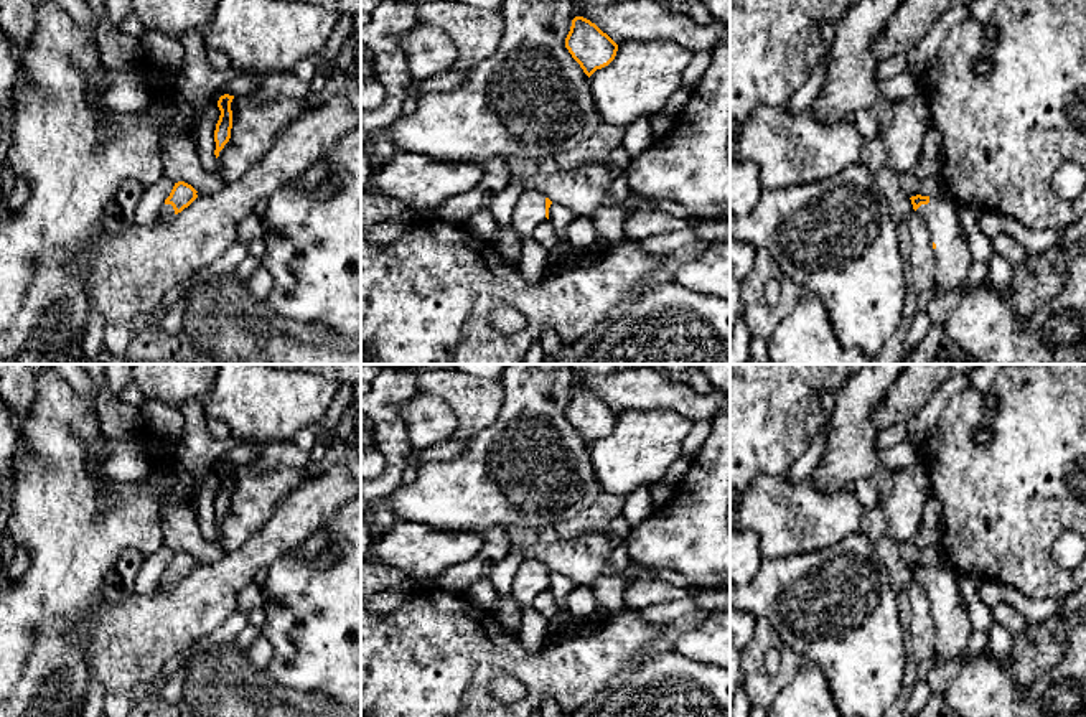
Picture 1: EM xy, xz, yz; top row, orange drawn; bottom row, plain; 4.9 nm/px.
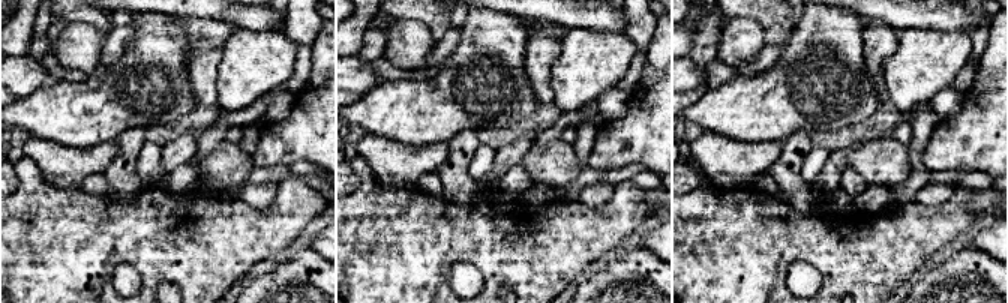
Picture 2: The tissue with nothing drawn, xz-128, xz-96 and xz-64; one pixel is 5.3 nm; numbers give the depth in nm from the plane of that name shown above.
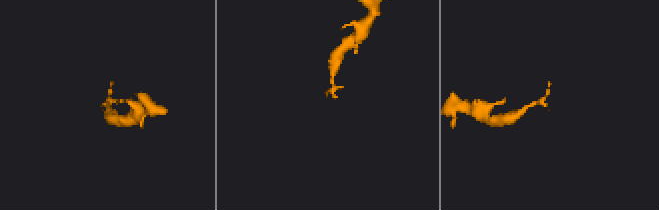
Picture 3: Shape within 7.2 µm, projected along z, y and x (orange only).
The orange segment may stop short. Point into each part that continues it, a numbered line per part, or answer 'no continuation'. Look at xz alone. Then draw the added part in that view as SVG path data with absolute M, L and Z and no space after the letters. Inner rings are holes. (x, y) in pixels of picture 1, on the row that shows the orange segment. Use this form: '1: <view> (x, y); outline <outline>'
1: xz (529, 211); outline M524 191L513 214L511 227L524 239L532 237L536 227L545 221L545 194L541 191Z

